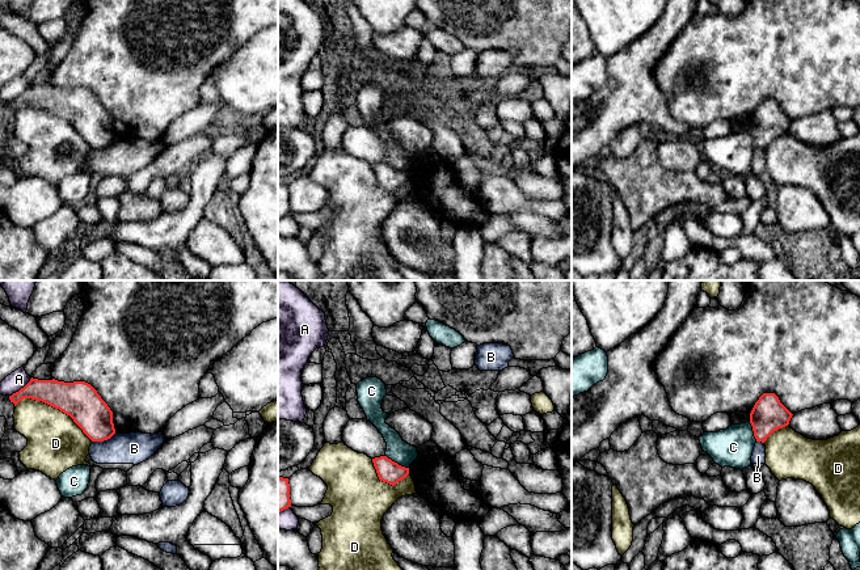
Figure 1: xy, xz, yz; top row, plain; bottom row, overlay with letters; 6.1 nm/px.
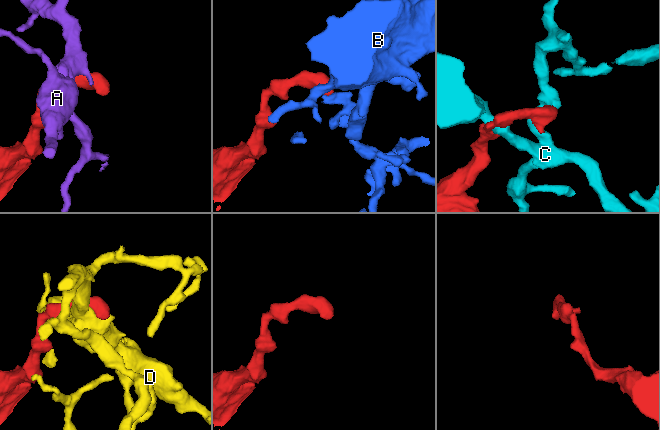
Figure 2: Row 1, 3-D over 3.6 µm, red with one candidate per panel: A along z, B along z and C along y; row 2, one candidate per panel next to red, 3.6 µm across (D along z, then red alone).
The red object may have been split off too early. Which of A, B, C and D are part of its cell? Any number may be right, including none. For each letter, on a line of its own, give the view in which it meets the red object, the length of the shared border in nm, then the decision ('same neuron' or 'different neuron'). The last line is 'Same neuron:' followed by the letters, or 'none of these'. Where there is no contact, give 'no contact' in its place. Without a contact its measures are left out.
A: xy | 180 nm | different neuron
B: xy | 150 nm | different neuron
C: xz | 170 nm | different neuron
D: xy | 550 nm | different neuron
Same neuron: none of these

